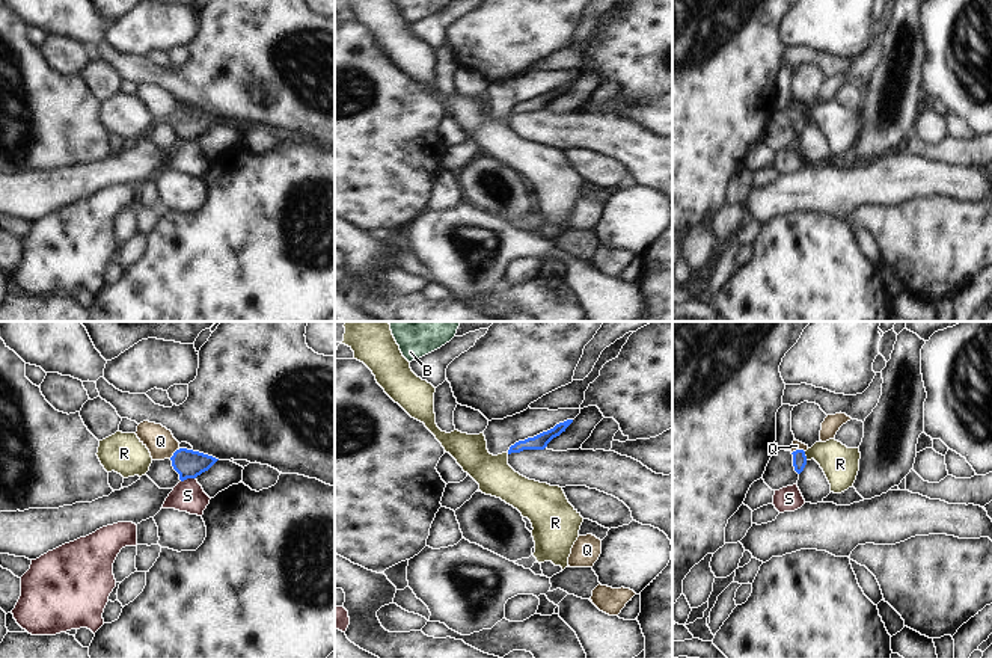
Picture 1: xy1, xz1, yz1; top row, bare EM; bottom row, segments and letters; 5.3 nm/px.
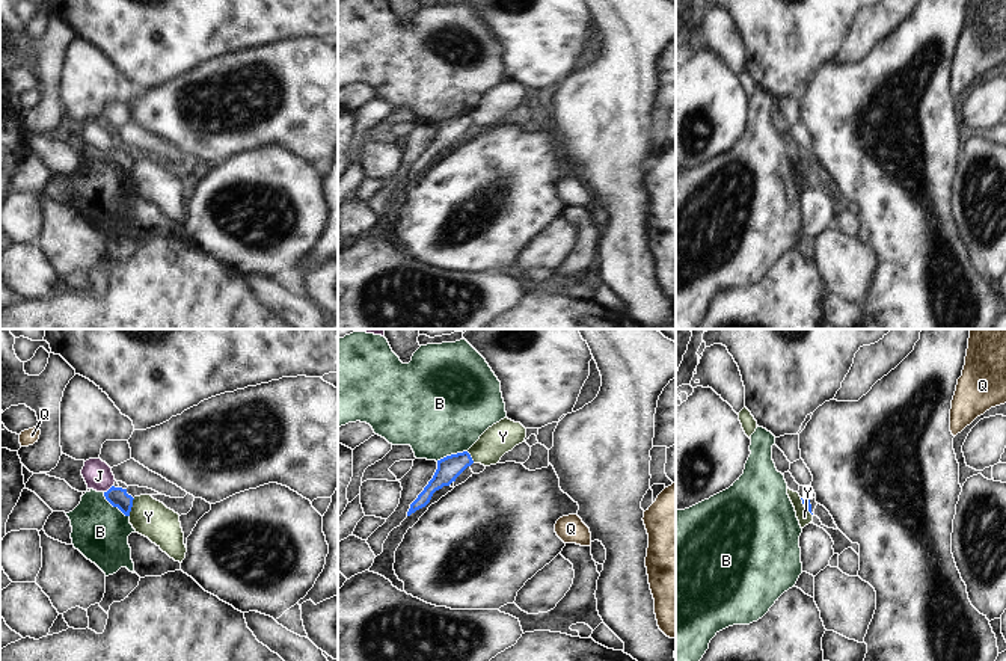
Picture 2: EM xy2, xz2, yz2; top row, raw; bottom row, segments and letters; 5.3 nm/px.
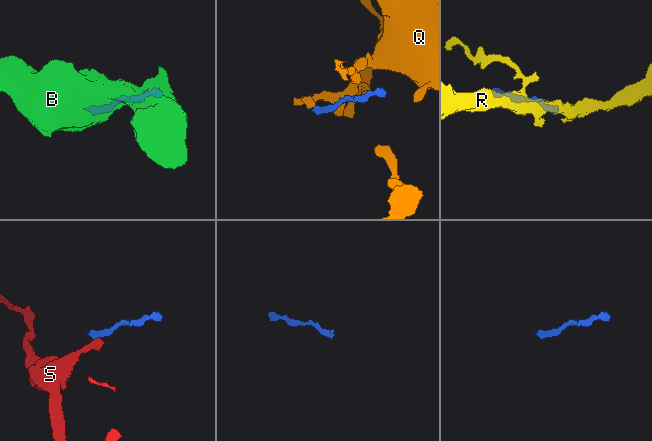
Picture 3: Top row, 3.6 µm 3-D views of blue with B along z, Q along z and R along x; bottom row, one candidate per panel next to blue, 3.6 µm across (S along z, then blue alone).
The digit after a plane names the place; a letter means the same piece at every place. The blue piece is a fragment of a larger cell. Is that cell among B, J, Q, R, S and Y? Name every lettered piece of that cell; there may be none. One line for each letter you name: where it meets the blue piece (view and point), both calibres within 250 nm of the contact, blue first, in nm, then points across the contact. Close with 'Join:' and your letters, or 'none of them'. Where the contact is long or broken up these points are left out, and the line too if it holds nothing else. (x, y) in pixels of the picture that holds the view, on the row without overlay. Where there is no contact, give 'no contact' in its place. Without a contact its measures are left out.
R: meets blue in yz1 at (805, 118); 80 nm thick on the blue side, 190 nm on the other; runs through yz1 (799, 121), (805, 118), (831, 116), (840, 126)
Join: R

